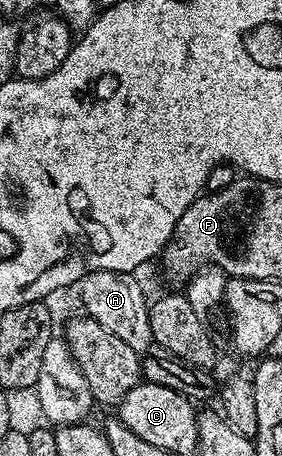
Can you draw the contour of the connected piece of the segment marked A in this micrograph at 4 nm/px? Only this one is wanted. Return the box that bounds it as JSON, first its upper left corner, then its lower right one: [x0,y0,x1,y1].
[79,271,154,353]

